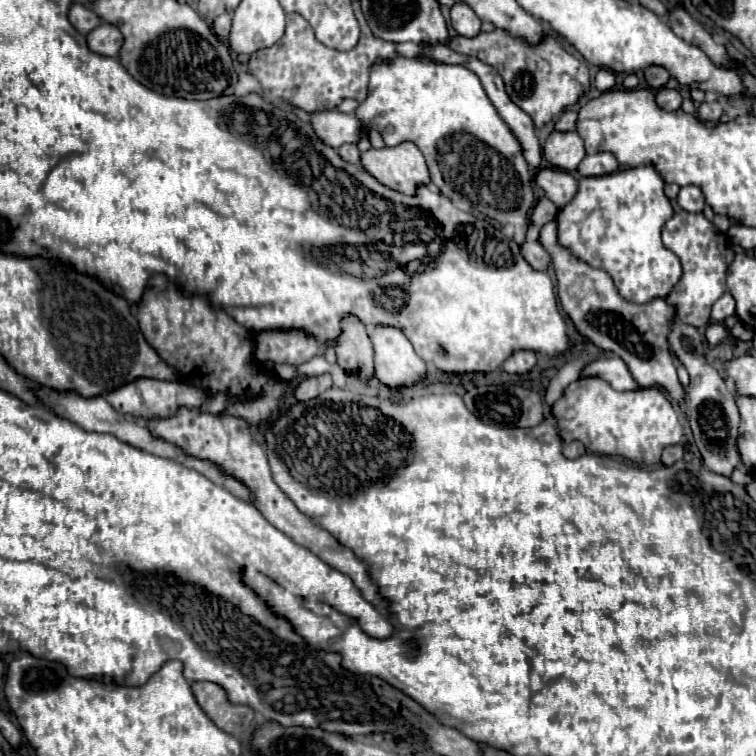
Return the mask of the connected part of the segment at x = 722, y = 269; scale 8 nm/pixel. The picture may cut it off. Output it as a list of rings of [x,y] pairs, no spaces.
[[[678,210],[672,220],[666,222],[662,230],[664,246],[670,248],[680,260],[684,274],[674,290],[668,294],[666,302],[676,308],[676,314],[682,322],[690,326],[702,328],[710,322],[712,304],[726,292],[726,270],[734,258],[728,236],[710,224],[704,214],[690,214],[686,210]]]

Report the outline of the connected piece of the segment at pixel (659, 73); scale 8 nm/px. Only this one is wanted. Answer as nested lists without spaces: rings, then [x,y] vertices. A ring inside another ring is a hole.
[[[650,66],[650,68],[646,68],[646,70],[644,70],[644,76],[646,76],[648,86],[654,88],[654,90],[662,88],[662,86],[668,82],[668,78],[670,78],[668,70],[664,70],[662,66]]]

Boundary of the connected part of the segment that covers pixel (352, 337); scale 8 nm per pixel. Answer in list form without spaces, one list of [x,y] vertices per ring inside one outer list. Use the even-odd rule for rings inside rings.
[[[352,314],[340,322],[340,336],[336,340],[338,364],[348,372],[350,378],[368,380],[374,376],[374,348],[368,336],[368,328]]]

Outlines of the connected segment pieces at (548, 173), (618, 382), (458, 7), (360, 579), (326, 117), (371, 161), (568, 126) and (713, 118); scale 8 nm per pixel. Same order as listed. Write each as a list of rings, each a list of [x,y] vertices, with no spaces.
[[[540,168],[536,174],[536,186],[542,188],[546,198],[552,200],[558,208],[566,206],[578,190],[576,178],[570,172],[554,168]]]
[[[610,354],[609,358],[603,357],[592,364],[588,364],[582,372],[582,376],[598,376],[606,380],[614,390],[636,390],[638,384],[628,372],[628,366],[622,358]]]
[[[456,2],[452,8],[450,8],[450,18],[452,18],[452,26],[458,34],[462,36],[476,36],[480,32],[480,18],[476,16],[476,12],[464,4],[464,2]]]
[[[182,406],[180,410],[176,410],[176,414],[168,416],[168,418],[146,420],[144,426],[148,426],[148,430],[152,430],[152,434],[156,434],[156,438],[164,438],[166,442],[172,442],[174,446],[180,446],[192,458],[214,462],[222,474],[228,474],[230,478],[236,478],[238,482],[242,482],[252,494],[252,504],[264,514],[264,518],[274,528],[288,534],[296,544],[312,550],[322,562],[328,562],[328,566],[332,566],[334,570],[348,574],[348,578],[352,578],[352,582],[356,582],[356,588],[362,592],[362,596],[372,606],[376,606],[380,612],[386,612],[388,604],[386,604],[386,600],[380,598],[378,586],[370,580],[364,562],[360,562],[348,548],[340,546],[332,534],[328,534],[326,530],[316,526],[306,514],[302,514],[294,506],[294,502],[276,486],[276,482],[272,480],[272,474],[270,474],[270,466],[268,466],[264,448],[252,438],[248,422],[244,422],[242,418],[230,416],[230,414],[208,414],[208,412],[200,412],[200,408],[192,410],[192,408]]]
[[[336,110],[312,114],[312,126],[318,138],[336,150],[348,142],[356,144],[364,130],[362,122],[354,114],[344,114]]]
[[[404,142],[396,148],[370,148],[362,154],[362,166],[384,186],[406,196],[416,194],[418,186],[430,184],[430,174],[422,152]]]
[[[566,110],[554,124],[554,130],[574,130],[576,128],[576,112],[574,110]]]
[[[702,102],[700,108],[698,108],[698,116],[704,120],[704,122],[718,122],[720,116],[722,116],[722,106],[718,102]]]

